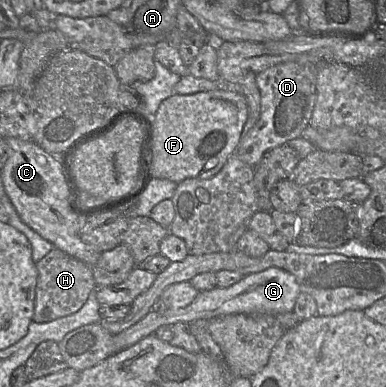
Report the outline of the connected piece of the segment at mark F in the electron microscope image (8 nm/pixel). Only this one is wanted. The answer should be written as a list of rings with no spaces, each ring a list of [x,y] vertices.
[[[227,86],[188,95],[173,94],[163,100],[150,122],[145,178],[180,183],[187,178],[208,179],[216,175],[236,149],[248,117],[244,96]]]

